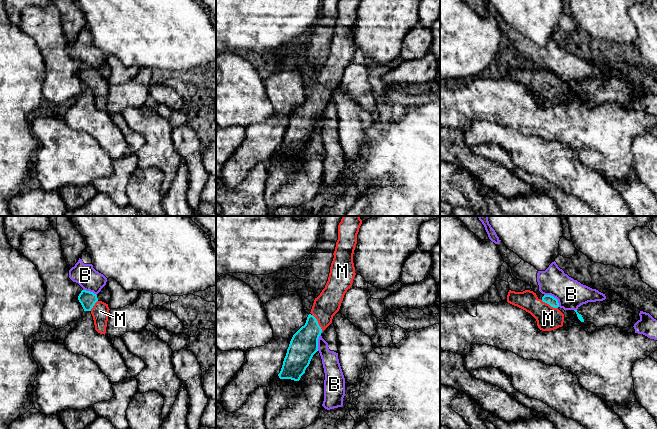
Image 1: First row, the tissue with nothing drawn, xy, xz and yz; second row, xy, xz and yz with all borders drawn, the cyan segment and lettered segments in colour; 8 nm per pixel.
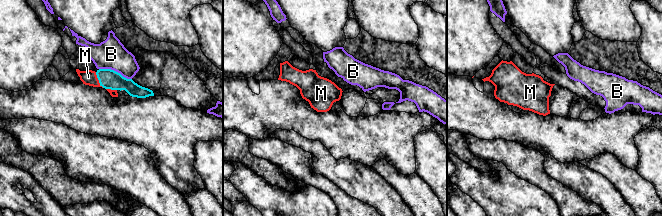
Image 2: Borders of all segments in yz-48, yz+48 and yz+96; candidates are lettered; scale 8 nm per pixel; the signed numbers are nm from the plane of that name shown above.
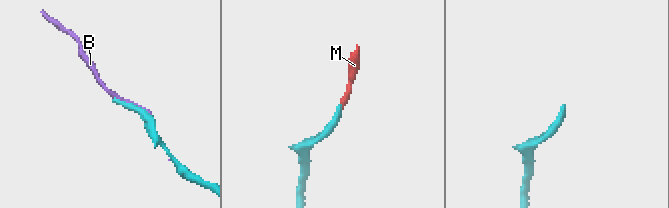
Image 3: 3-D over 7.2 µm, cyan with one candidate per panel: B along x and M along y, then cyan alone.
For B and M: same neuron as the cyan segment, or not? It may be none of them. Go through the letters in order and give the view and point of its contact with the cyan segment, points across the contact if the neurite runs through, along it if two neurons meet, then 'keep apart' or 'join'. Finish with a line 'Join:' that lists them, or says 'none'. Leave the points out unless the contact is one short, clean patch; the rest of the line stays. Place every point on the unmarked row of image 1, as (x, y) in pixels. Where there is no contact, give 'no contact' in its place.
B: contact yz (553, 73); border yz (544, 70), (553, 72), (558, 77), (559, 82); keep apart
M: contact xz (317, 98); way xz (304, 120), (306, 113), (317, 98), (327, 80); join
Join: M

